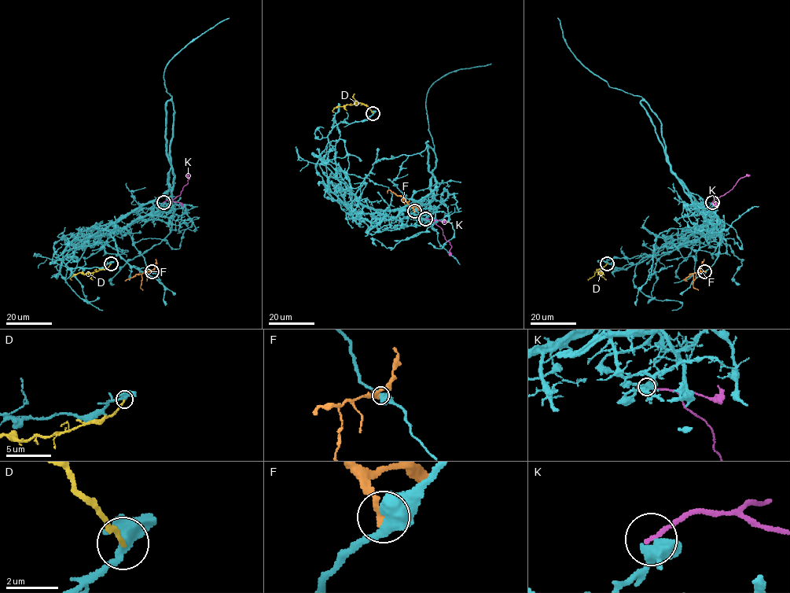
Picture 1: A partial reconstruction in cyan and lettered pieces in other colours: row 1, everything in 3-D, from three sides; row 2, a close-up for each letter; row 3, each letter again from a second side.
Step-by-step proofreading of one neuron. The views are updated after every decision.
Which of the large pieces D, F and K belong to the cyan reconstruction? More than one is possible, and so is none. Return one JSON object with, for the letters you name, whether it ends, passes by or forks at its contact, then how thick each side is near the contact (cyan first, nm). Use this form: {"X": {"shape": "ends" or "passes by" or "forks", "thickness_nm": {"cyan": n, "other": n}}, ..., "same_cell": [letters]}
{"same_cell": []}

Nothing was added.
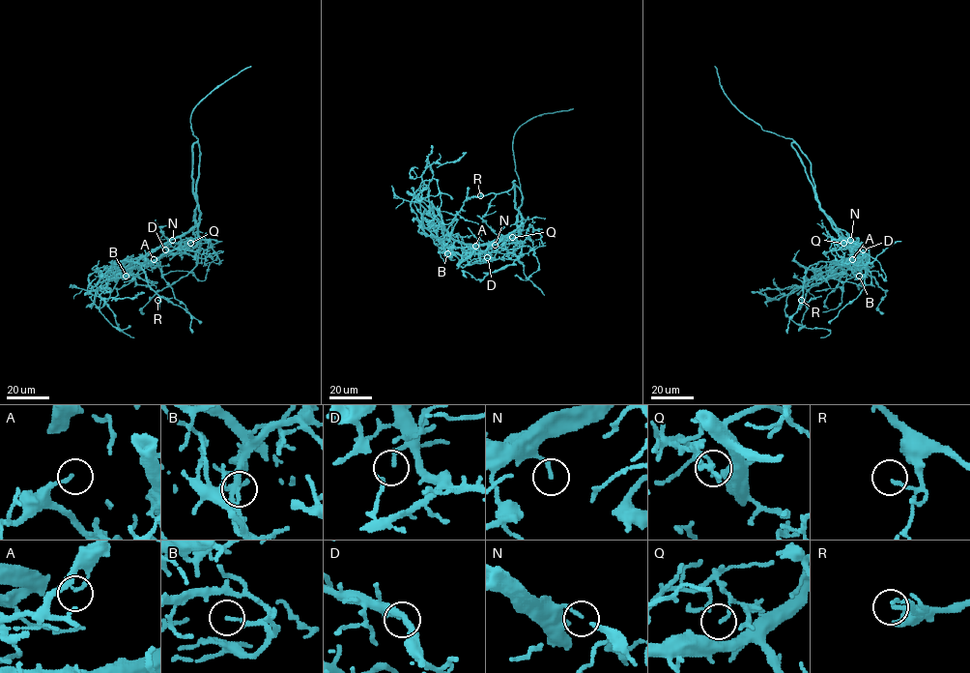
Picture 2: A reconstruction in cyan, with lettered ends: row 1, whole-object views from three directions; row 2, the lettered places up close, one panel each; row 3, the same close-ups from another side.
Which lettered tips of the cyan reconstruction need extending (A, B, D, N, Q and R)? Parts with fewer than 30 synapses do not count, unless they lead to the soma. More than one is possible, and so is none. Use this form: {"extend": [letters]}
{"extend": ["D"]}

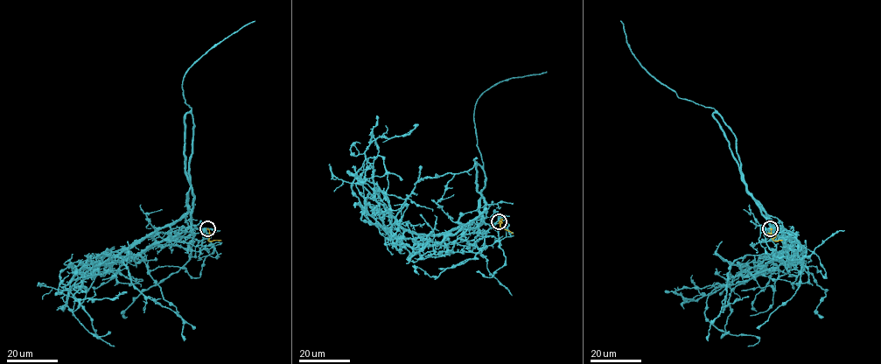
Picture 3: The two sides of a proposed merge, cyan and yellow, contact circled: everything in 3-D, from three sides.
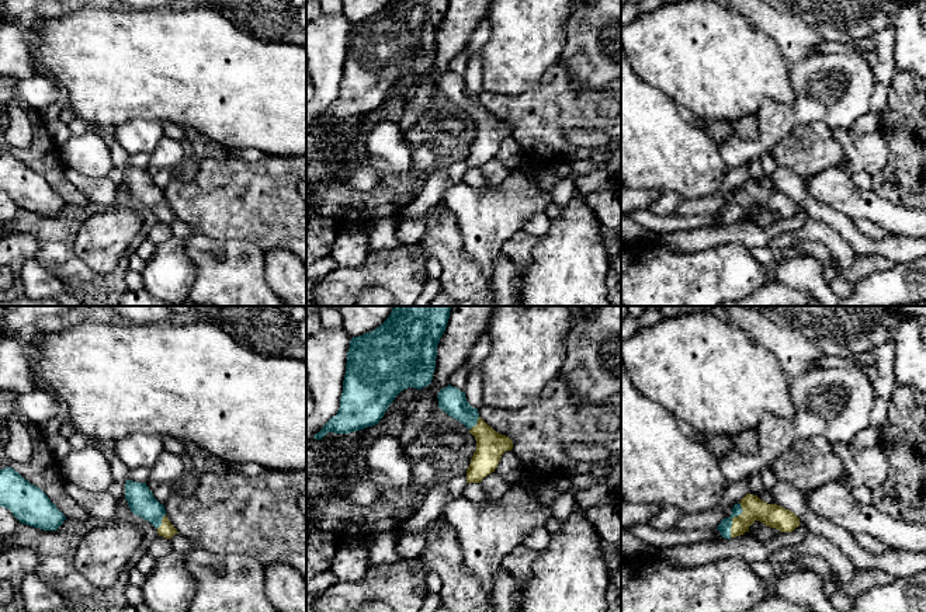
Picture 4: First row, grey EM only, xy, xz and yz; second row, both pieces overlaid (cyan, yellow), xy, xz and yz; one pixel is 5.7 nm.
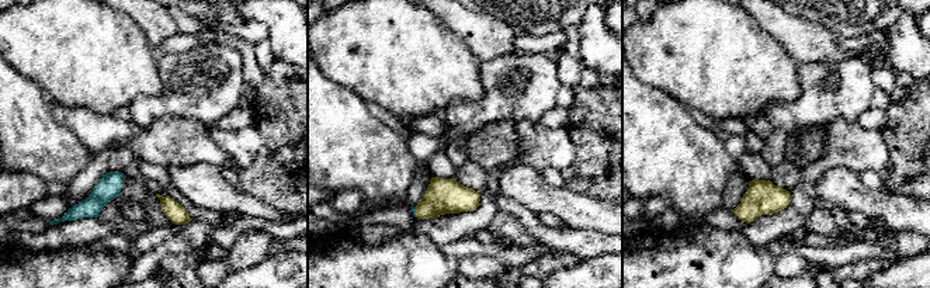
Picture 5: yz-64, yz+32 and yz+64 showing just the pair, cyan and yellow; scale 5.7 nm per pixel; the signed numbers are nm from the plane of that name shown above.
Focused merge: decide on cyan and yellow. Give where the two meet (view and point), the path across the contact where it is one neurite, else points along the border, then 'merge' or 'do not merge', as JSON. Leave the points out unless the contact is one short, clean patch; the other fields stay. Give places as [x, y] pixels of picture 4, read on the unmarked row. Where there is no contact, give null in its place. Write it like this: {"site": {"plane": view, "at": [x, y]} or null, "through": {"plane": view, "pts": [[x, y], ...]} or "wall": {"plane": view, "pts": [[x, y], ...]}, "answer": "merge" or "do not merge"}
{"site": {"plane": "yz", "at": [732, 202]}, "through": {"plane": "yz", "pts": [[724, 214], [732, 202], [744, 200], [773, 201]]}, "answer": "merge"}

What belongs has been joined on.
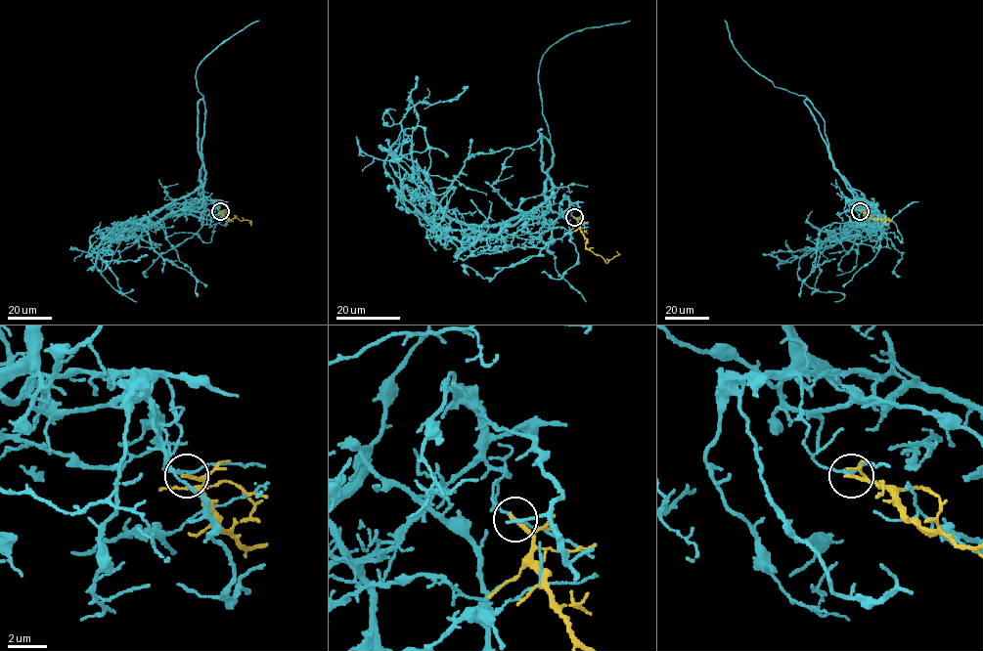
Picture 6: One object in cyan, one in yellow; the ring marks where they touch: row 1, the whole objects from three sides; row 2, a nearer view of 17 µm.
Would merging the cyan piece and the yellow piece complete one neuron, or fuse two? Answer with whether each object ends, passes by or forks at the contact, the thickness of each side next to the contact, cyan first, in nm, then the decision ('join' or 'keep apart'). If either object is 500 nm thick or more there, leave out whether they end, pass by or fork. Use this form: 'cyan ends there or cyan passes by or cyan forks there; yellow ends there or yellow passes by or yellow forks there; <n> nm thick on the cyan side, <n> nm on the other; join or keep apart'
cyan passes by; yellow ends there; 100 nm thick on the cyan side, 220 nm on the other; keep apart

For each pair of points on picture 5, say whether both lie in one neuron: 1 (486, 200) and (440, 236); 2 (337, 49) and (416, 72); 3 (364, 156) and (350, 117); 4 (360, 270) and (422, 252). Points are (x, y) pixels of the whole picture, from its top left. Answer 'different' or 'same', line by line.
1: same
2: same
3: same
4: same

